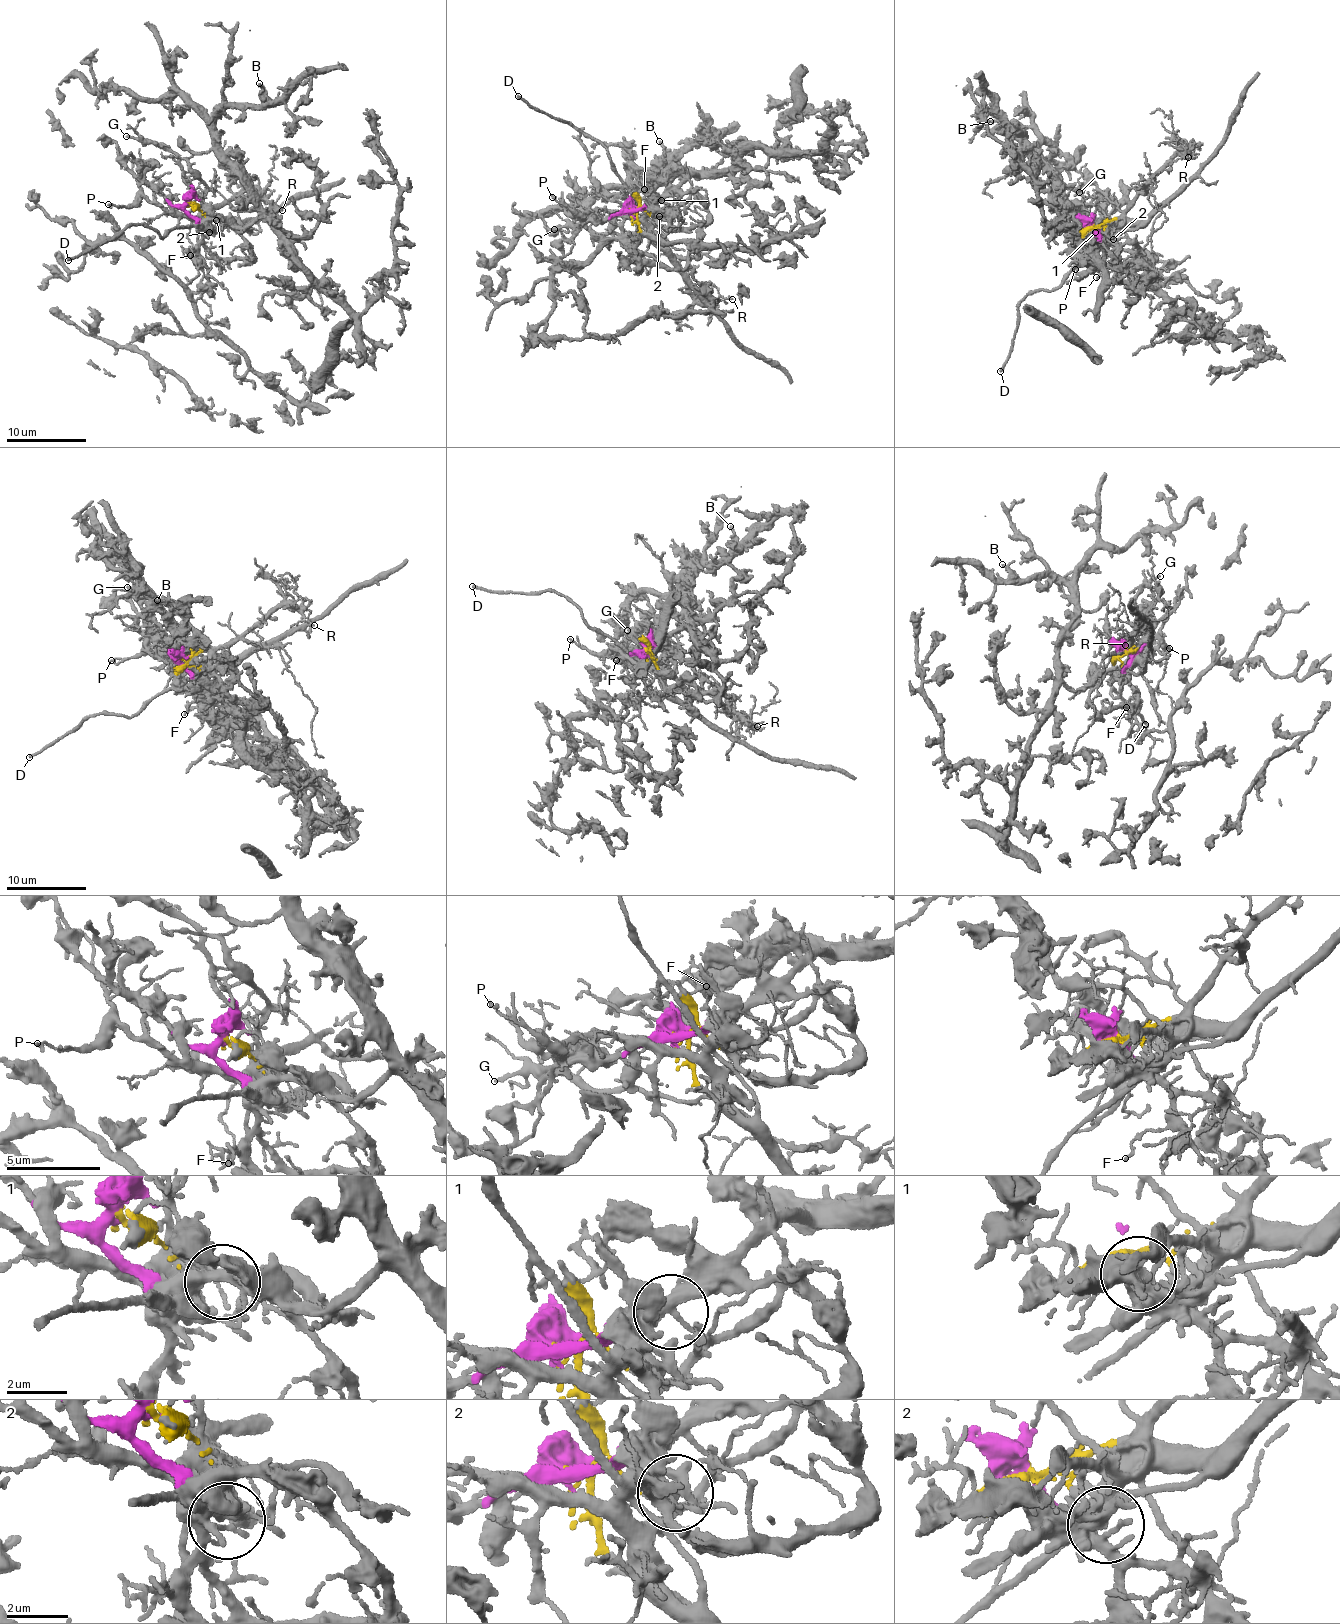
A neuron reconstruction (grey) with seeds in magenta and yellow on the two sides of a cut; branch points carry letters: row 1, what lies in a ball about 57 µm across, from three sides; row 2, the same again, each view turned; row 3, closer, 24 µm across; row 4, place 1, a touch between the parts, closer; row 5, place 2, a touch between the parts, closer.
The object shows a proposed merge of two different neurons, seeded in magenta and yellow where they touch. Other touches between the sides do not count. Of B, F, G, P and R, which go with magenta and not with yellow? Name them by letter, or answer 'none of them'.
B

